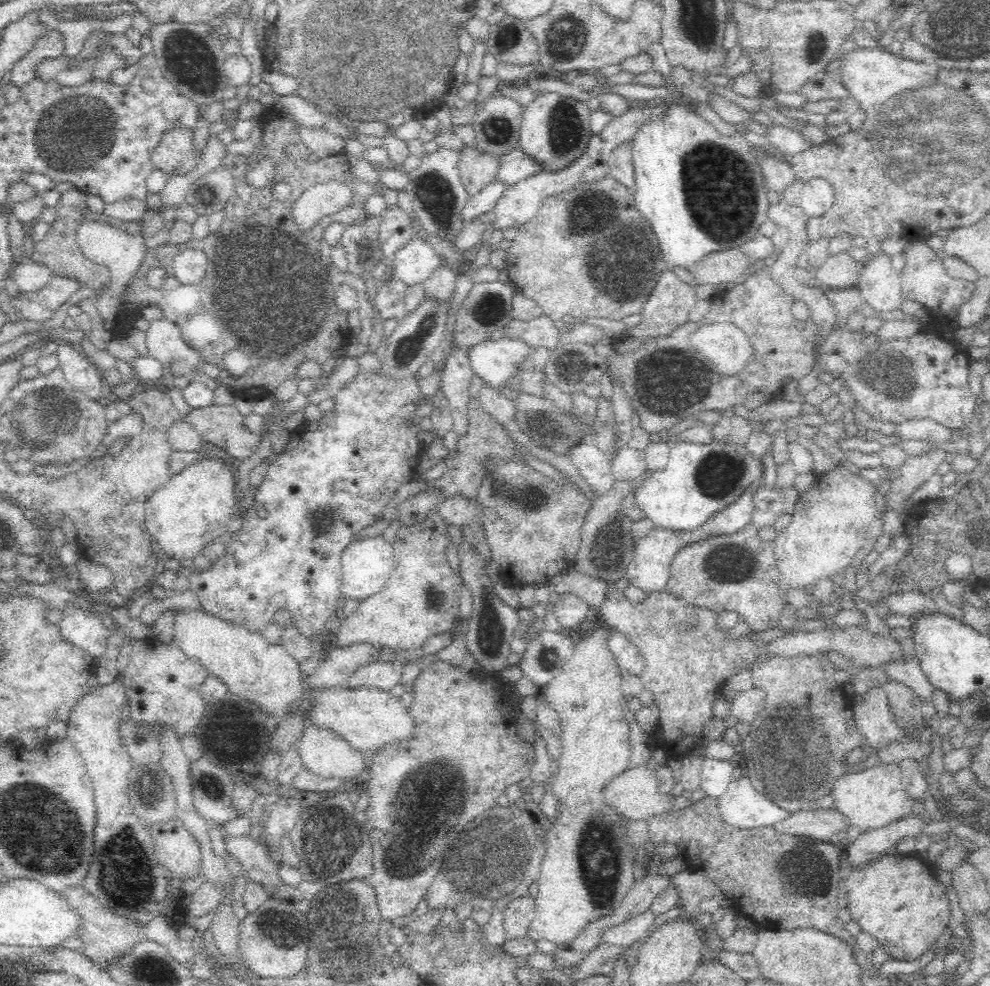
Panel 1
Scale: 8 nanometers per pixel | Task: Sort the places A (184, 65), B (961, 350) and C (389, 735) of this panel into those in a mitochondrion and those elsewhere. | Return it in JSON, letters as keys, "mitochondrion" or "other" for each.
{"A":"mitochondrion","B":"other","C":"other"}

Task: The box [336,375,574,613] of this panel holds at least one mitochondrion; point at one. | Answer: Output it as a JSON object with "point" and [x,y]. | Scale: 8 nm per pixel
{"point":[431,590]}

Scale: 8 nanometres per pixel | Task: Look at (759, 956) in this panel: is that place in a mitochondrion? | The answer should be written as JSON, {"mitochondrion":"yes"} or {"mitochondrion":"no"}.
{"mitochondrion":"no"}

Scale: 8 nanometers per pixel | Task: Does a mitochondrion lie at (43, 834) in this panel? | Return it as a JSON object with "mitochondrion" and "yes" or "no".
{"mitochondrion":"yes"}

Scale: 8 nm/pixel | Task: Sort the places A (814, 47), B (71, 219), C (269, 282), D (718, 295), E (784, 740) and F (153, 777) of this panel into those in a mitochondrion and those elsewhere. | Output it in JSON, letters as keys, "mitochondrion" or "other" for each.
{"A":"mitochondrion","B":"other","C":"mitochondrion","D":"other","E":"mitochondrion","F":"other"}

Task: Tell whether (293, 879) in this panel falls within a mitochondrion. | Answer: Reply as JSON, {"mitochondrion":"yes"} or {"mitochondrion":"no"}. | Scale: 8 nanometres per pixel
{"mitochondrion":"no"}

